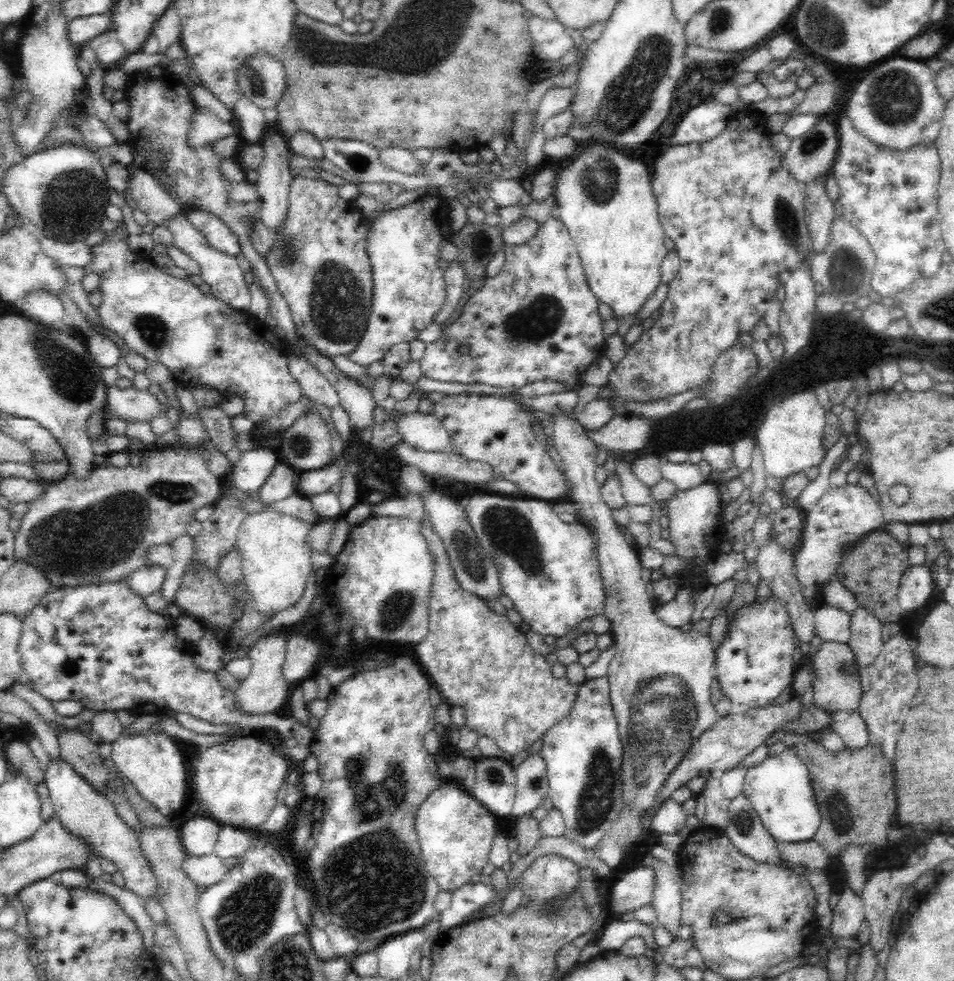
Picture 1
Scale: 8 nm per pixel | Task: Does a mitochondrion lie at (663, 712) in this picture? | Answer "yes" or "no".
yes

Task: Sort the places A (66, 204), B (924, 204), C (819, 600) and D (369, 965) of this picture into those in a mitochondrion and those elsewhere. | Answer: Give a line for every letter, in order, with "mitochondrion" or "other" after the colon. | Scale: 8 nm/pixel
A: mitochondrion
B: other
C: other
D: other

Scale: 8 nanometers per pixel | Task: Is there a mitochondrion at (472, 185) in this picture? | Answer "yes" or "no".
yes

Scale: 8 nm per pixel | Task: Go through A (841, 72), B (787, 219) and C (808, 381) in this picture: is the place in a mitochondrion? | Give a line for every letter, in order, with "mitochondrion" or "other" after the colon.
A: other
B: mitochondrion
C: other

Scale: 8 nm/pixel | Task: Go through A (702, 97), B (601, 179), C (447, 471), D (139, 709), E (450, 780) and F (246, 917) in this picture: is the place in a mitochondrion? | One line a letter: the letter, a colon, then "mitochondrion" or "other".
A: other
B: mitochondrion
C: other
D: other
E: other
F: mitochondrion

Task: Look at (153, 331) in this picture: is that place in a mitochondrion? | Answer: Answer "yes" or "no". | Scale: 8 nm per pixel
yes

